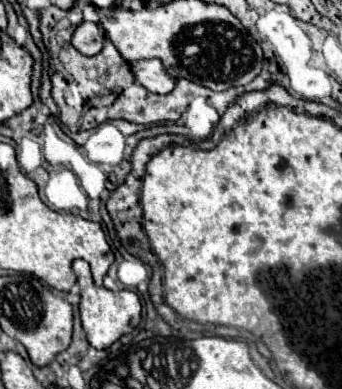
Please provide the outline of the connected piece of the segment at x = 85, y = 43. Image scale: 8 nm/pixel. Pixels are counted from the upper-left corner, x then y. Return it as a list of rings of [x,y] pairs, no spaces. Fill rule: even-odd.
[[[90,21],[80,23],[80,25],[74,29],[72,45],[74,45],[80,53],[84,53],[84,55],[96,55],[98,51],[102,51],[104,33],[102,33],[100,25],[98,25],[98,23],[90,23]]]

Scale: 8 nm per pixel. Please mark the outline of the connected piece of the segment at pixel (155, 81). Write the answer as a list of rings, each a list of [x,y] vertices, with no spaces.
[[[148,59],[148,61],[138,61],[130,65],[136,77],[136,83],[146,87],[152,93],[166,95],[176,87],[176,79],[168,75],[166,67],[162,65],[160,59]]]

